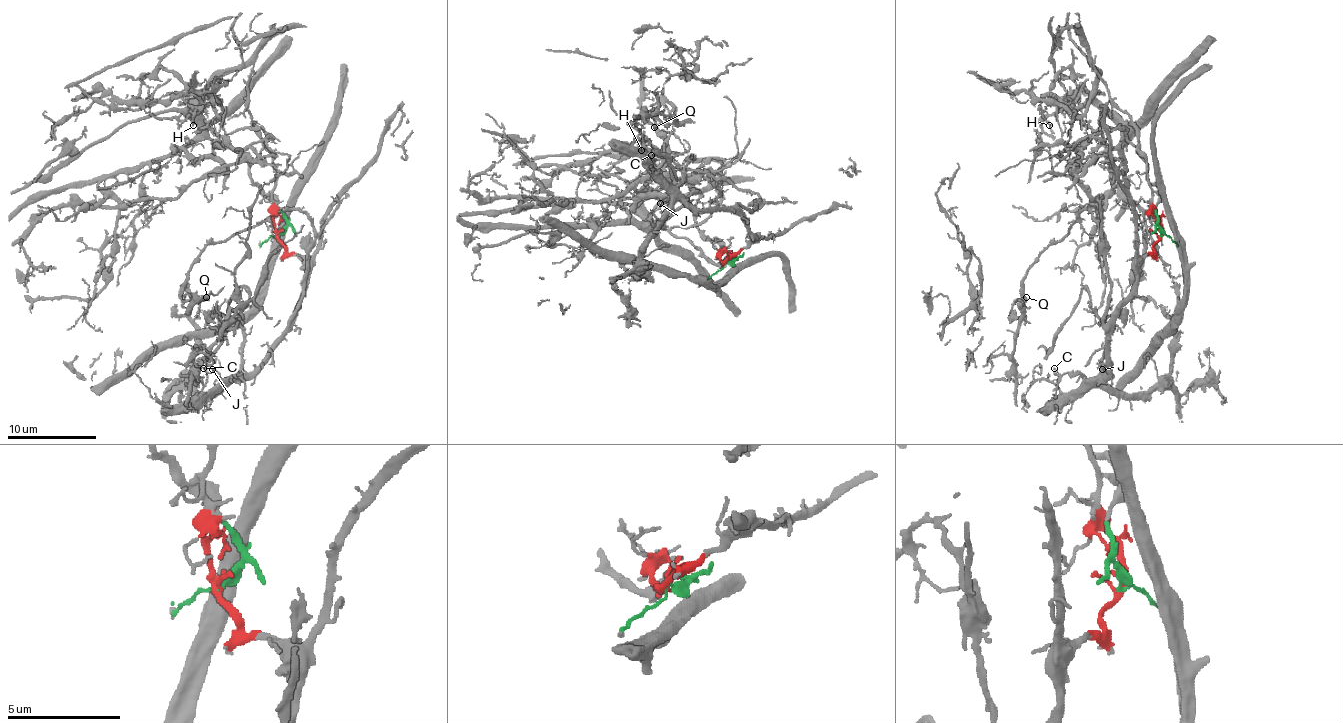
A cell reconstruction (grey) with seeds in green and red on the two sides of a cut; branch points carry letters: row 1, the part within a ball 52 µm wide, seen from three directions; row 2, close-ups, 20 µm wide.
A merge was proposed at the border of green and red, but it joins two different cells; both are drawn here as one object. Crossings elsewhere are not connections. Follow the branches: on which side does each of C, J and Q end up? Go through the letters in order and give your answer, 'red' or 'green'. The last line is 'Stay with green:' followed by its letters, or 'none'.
C: red
J: red
Q: red
Stay with green: none

